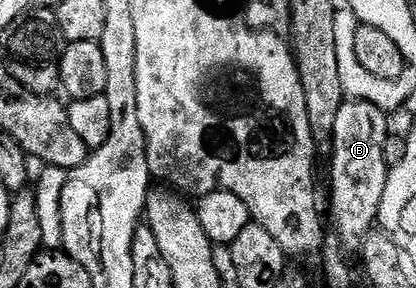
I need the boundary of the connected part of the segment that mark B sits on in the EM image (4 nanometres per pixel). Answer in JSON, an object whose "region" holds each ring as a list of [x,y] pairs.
{"region":[[[353,99],[343,102],[340,106],[340,114],[336,114],[332,133],[334,157],[330,160],[330,220],[334,223],[334,232],[342,244],[352,243],[354,236],[358,236],[357,238],[369,236],[375,227],[388,175],[386,118],[388,118],[387,113],[377,108],[372,102]]]}

